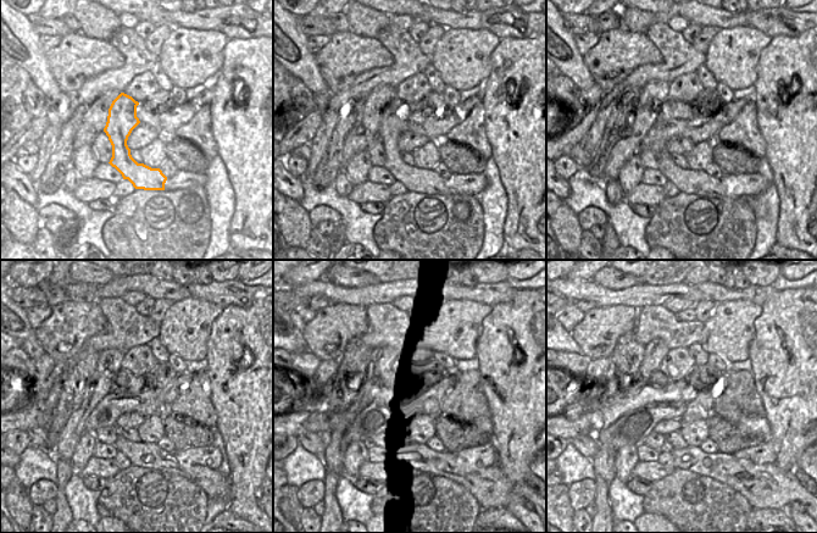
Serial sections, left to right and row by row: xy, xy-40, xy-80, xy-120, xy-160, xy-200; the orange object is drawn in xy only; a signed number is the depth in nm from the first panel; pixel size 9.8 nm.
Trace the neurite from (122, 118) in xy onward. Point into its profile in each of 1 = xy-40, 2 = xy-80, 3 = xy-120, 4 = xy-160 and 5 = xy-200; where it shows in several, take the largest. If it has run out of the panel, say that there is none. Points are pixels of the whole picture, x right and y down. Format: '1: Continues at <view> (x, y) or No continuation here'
1: Continues at xy-40 (416, 179)
2: Continues at xy-80 (698, 182)
3: Continues at xy-120 (148, 455)
4: Continues at xy-160 (489, 486)
5: Continues at xy-200 (763, 486)

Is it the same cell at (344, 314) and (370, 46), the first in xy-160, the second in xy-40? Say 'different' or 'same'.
same

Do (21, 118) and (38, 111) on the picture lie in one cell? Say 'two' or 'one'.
two

